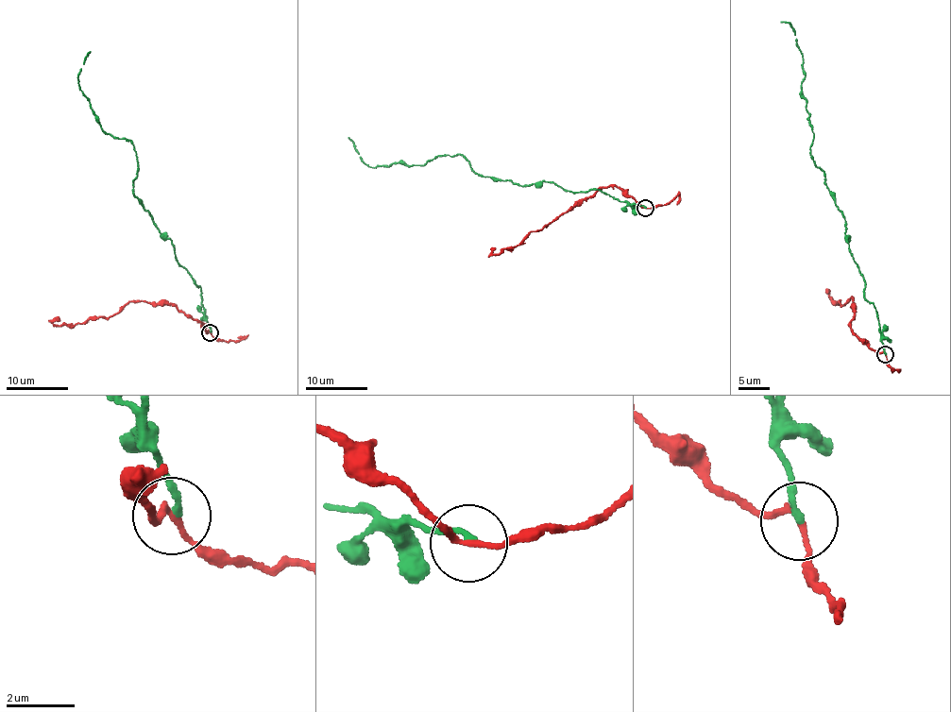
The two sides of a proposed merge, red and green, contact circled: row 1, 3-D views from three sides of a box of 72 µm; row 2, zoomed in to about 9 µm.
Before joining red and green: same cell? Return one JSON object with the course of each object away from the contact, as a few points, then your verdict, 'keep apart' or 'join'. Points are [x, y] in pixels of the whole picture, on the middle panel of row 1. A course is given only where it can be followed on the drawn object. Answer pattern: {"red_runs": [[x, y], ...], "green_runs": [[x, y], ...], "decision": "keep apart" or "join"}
{"red_runs": [[645, 207], [619, 187], [602, 187], [541, 229], [529, 231], [519, 245], [497, 254], [492, 254], [493, 247]], "green_runs": [[645, 207], [596, 190], [484, 177], [457, 154], [422, 165], [373, 168], [348, 138]], "decision": "keep apart"}

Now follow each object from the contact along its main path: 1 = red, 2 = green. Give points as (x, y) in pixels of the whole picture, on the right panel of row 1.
1: (885, 354), (850, 327), (852, 296), (839, 304), (829, 299), (827, 290)
2: (885, 354), (874, 305), (844, 236), (845, 217), (812, 160), (803, 60), (795, 30), (781, 22)

